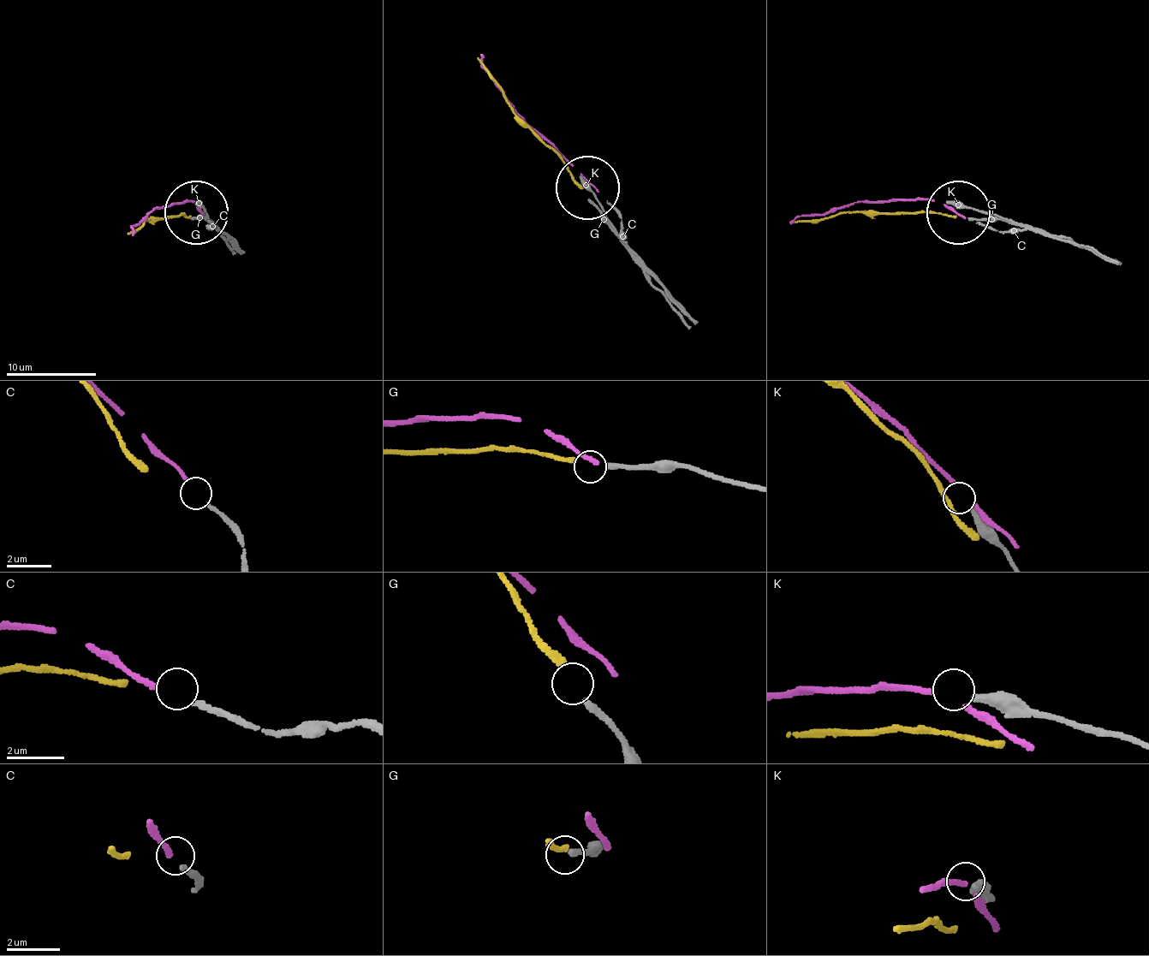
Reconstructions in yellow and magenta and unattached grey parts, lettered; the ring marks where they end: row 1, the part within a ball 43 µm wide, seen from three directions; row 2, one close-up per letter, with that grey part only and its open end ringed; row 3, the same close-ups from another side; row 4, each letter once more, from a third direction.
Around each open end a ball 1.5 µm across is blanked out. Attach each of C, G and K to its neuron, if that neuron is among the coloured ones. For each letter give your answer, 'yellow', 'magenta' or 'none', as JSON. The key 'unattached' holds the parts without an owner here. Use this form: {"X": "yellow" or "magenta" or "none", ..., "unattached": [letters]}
{"C": "magenta", "G": "none", "K": "none", "unattached": ["G", "K"]}

